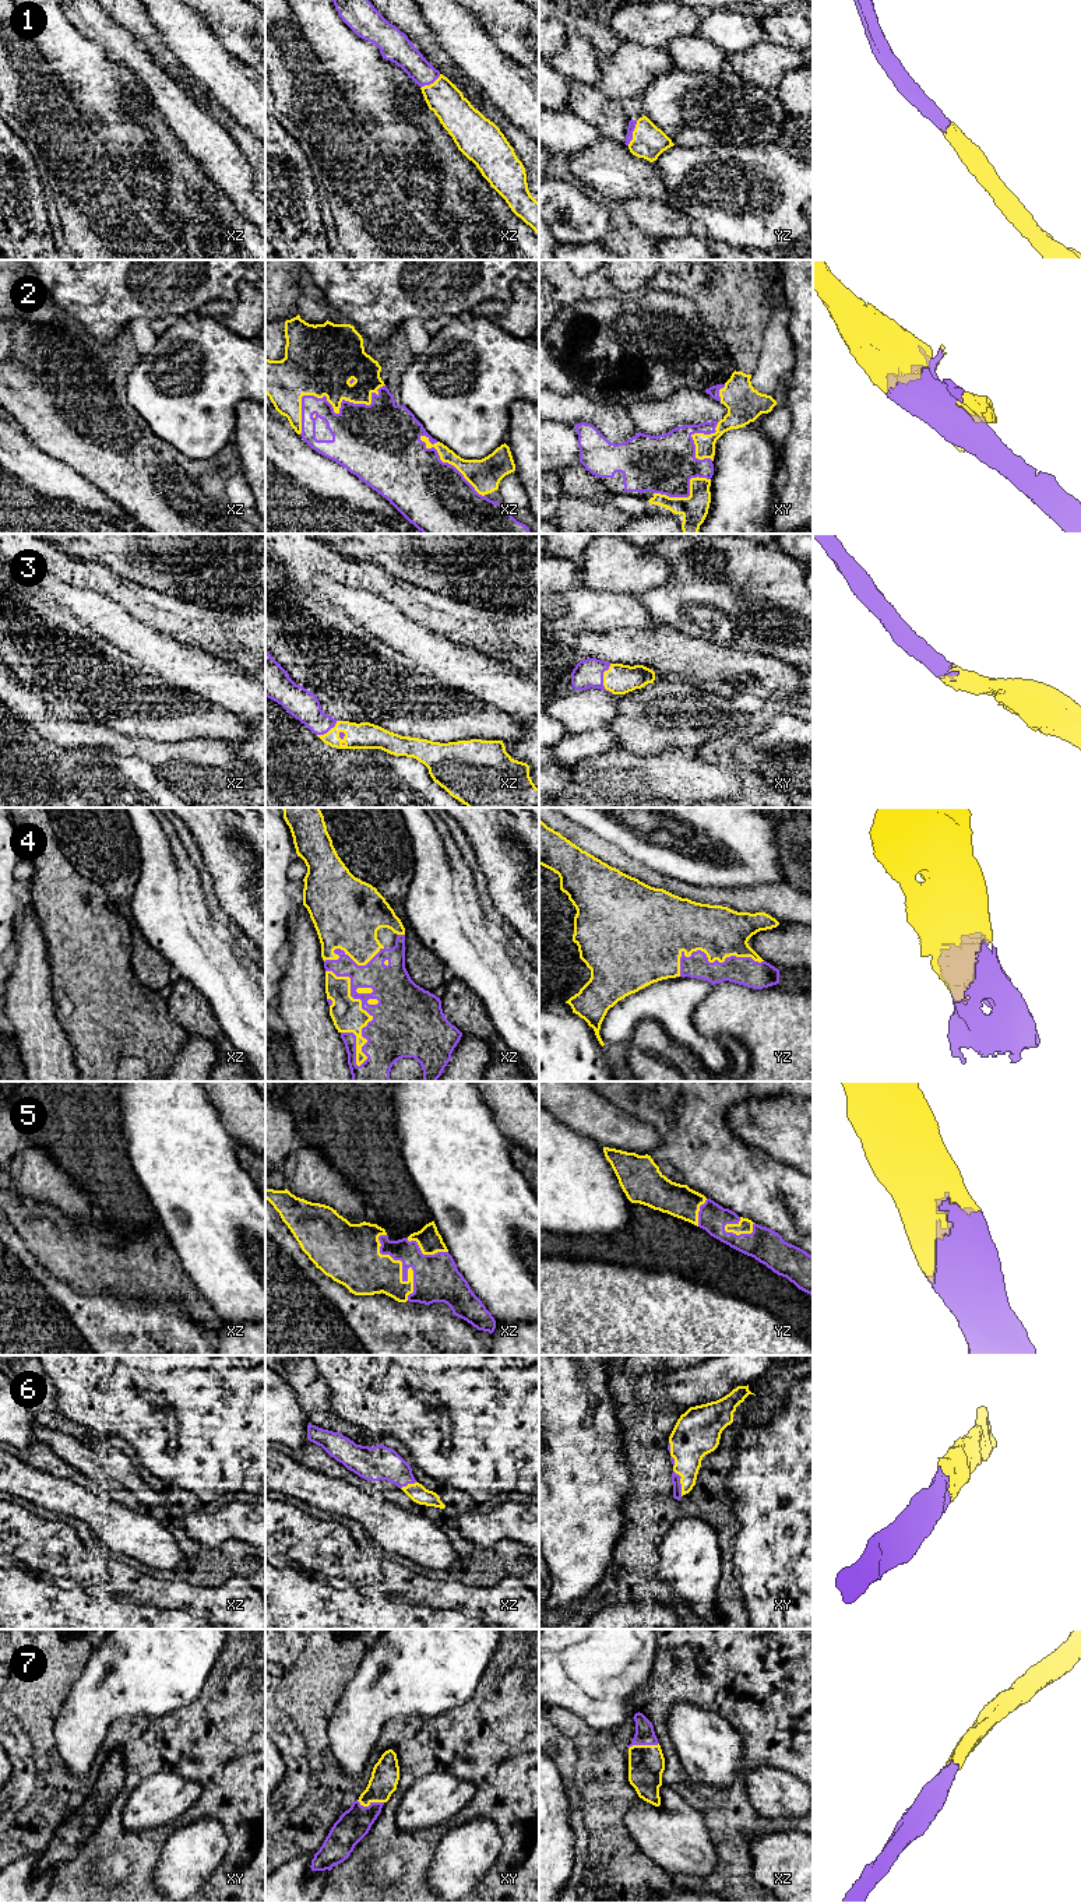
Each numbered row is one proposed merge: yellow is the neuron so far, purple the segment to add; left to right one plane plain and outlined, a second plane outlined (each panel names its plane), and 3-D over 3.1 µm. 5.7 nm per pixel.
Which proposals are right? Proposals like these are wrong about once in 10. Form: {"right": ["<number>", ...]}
{"right": ["1", "2", "3", "4", "5", "6", "7"]}

